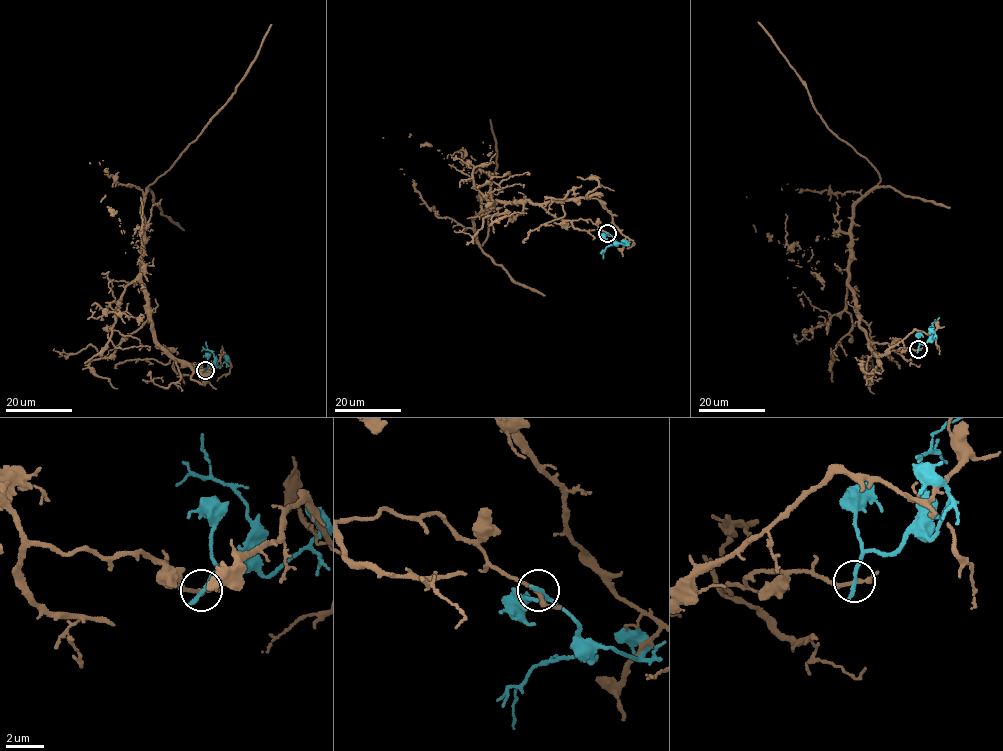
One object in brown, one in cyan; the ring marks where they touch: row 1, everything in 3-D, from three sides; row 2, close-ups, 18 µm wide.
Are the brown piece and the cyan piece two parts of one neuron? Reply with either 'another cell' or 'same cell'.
another cell

